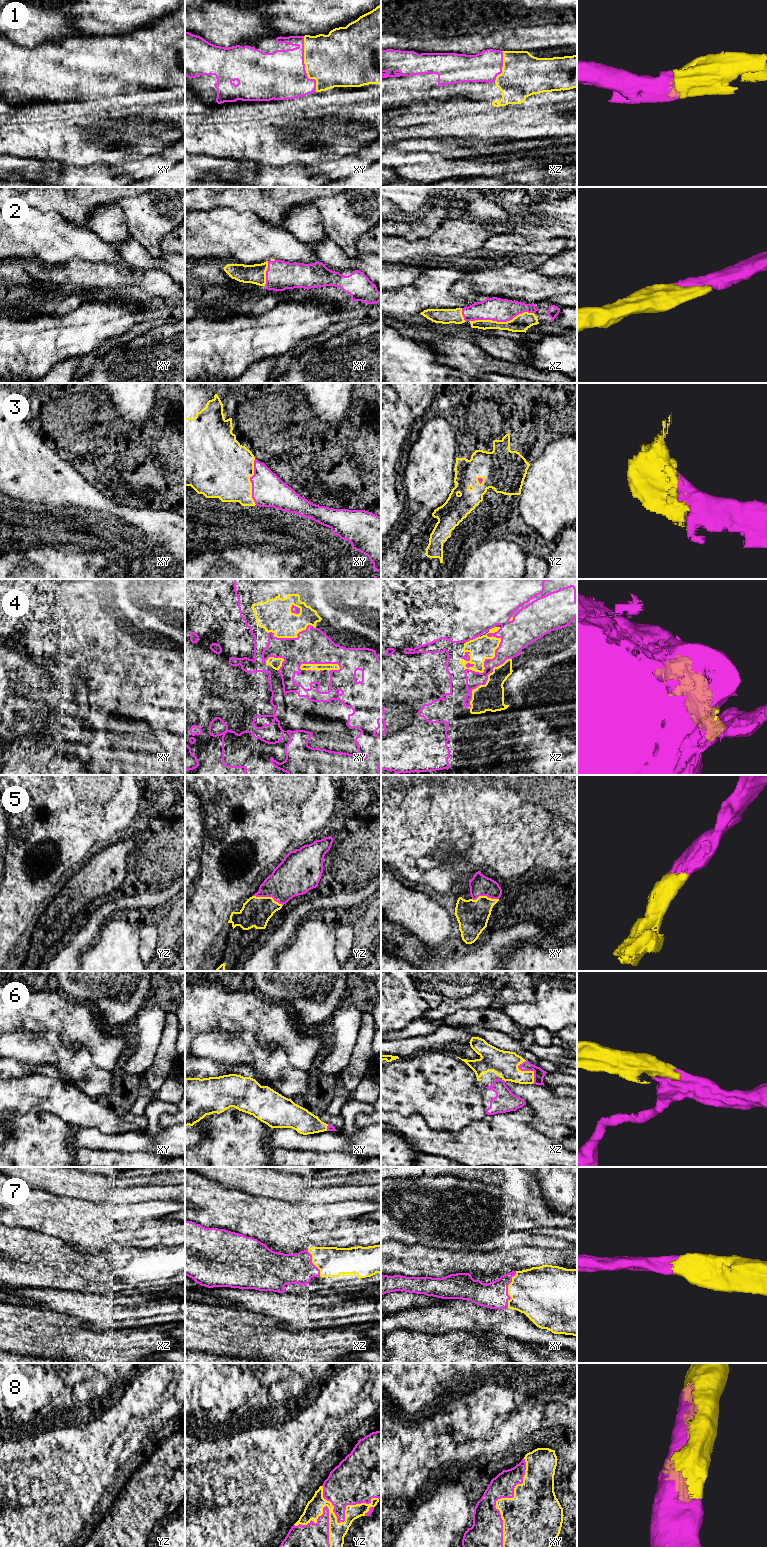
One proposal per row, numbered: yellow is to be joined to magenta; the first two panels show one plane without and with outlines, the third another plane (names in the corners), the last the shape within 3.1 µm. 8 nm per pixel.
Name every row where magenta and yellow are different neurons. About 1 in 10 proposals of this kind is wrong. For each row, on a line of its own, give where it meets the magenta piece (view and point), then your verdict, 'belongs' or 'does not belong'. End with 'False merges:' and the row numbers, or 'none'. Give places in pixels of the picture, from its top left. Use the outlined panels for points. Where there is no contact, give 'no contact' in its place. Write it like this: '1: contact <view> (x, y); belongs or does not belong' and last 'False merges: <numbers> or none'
1: contact xy (304, 66); belongs
2: contact xz (501, 321); belongs
3: contact xy (251, 482); belongs
4: contact xz (495, 654); belongs
5: contact yz (268, 896); belongs
6: contact xz (527, 1070); belongs
7: contact xy (507, 1290); belongs
8: contact xy (502, 1497); belongs
False merges: none

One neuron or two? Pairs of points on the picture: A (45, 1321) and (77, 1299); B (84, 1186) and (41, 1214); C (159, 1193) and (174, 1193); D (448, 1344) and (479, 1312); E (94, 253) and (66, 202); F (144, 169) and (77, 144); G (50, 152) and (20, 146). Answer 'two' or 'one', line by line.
A: two
B: two
C: one
D: two
E: two
F: two
G: one

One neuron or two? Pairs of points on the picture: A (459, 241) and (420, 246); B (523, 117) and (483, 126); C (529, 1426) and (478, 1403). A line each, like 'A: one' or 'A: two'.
A: one
B: one
C: two

